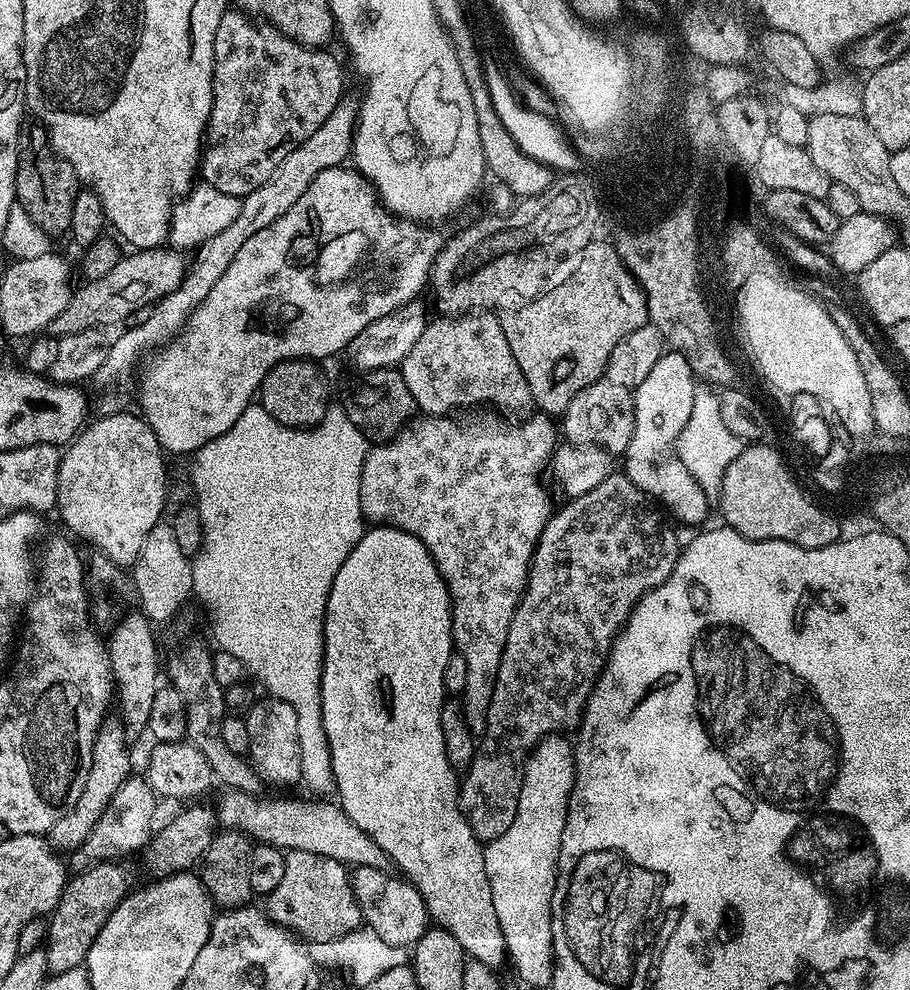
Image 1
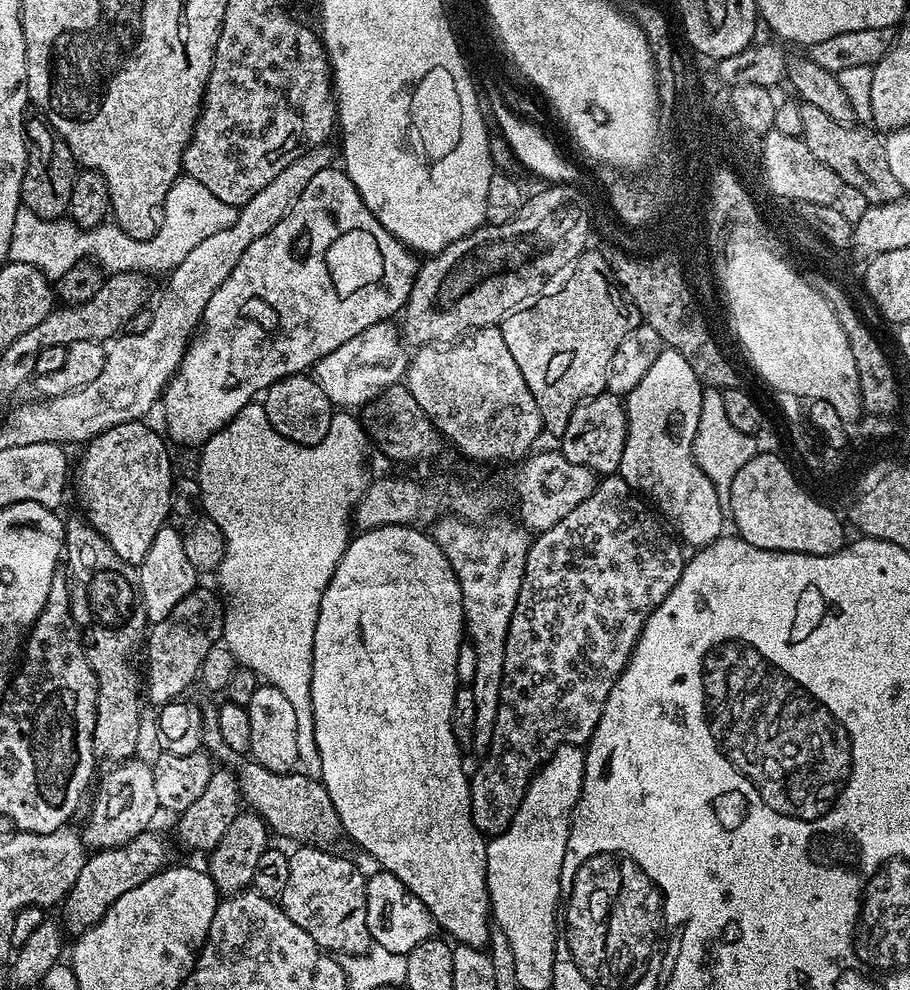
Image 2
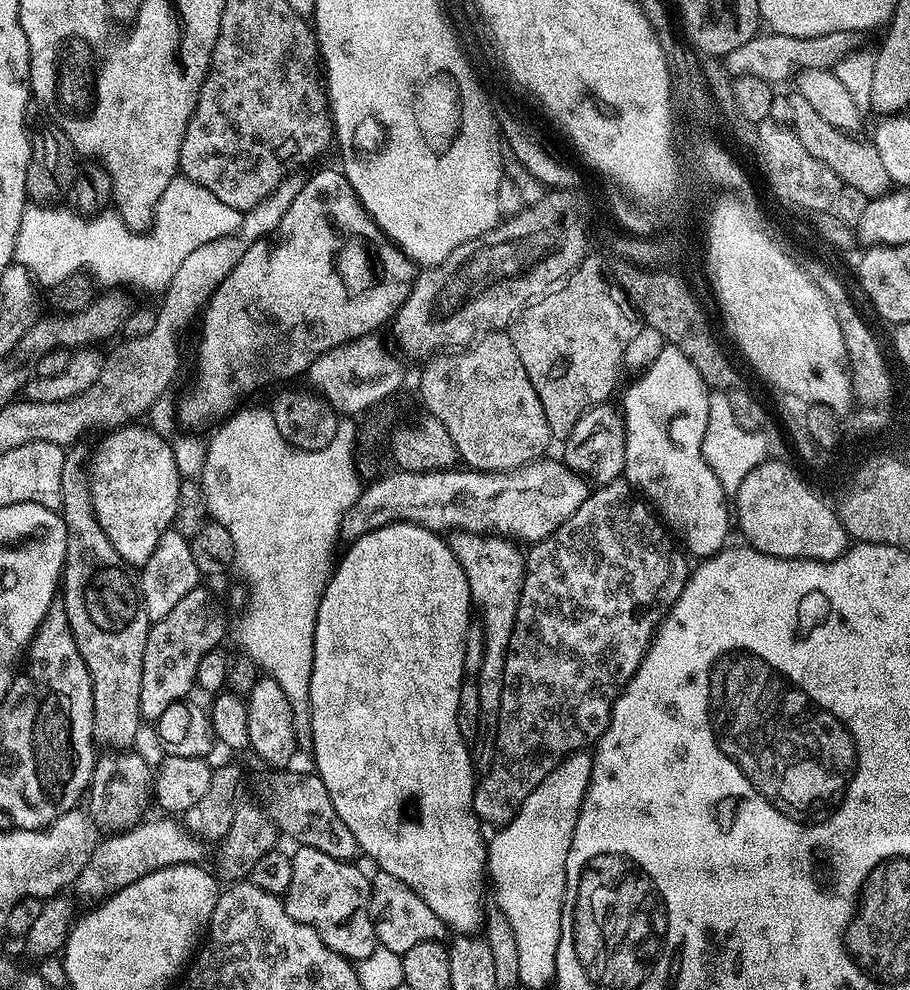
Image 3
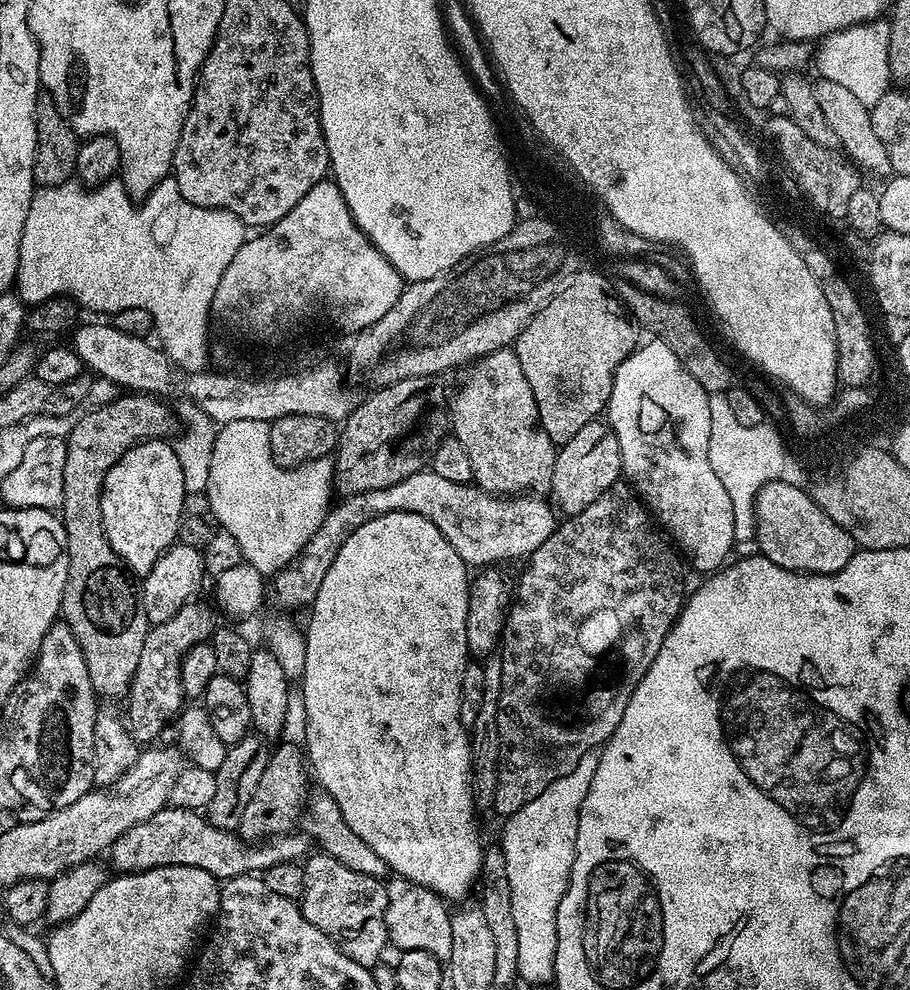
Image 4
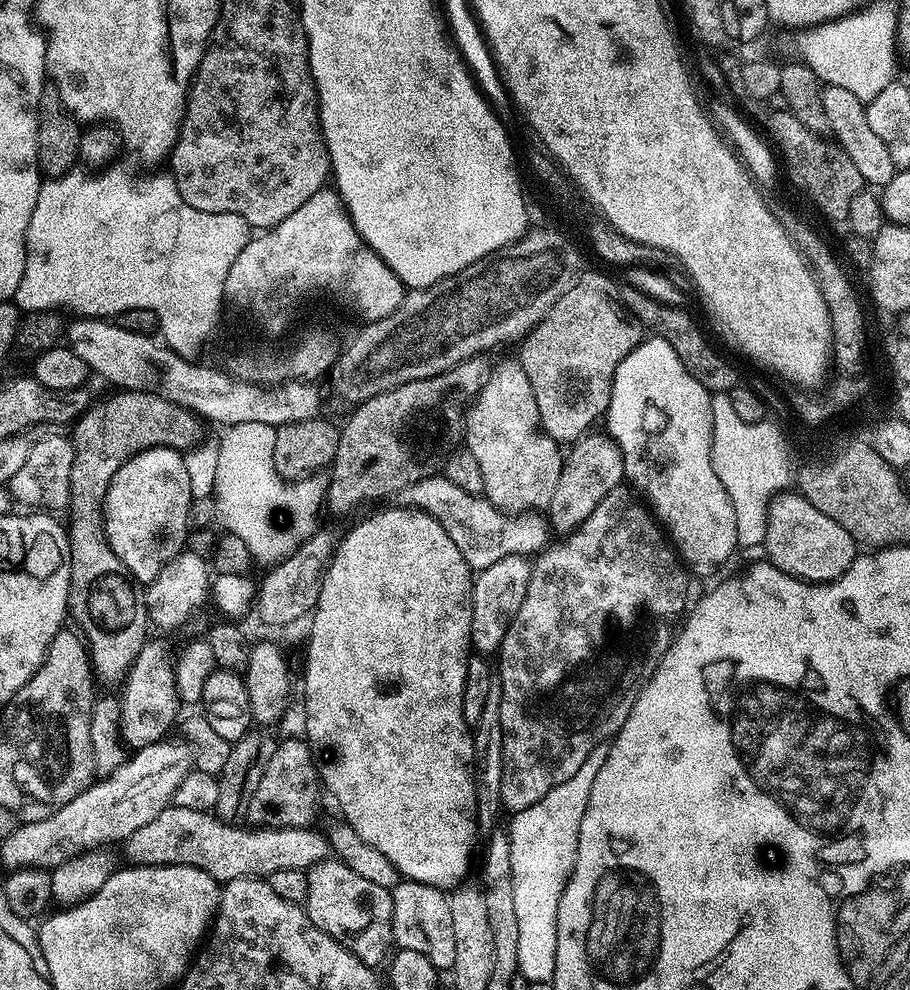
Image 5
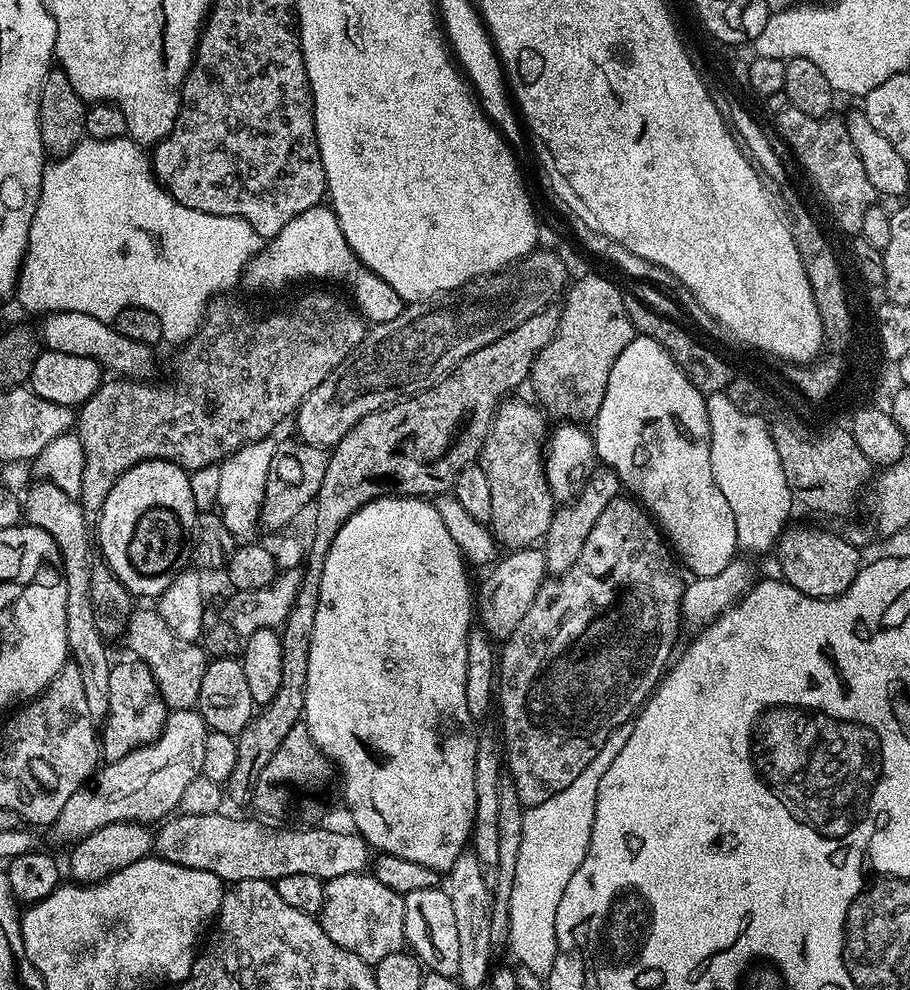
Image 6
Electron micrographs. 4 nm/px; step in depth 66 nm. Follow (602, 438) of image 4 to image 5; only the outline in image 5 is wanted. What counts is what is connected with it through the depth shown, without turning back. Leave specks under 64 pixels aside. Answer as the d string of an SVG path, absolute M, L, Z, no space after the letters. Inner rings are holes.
M585 434L571 445L572 453L567 453L564 461L564 468L560 471L558 486L554 490L554 498L550 498L546 509L547 523L551 531L571 534L594 514L594 506L610 494L610 490L621 487L624 475L624 455L620 448L612 441L607 434L592 436Z

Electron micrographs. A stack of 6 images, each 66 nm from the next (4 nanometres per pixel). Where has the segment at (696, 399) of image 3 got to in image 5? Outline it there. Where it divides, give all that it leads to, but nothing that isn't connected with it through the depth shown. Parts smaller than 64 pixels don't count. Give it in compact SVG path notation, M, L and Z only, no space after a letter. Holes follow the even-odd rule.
M653 335L641 340L633 352L622 358L612 379L612 397L606 413L606 432L624 455L627 483L646 501L687 571L700 576L708 576L715 568L722 567L738 548L734 506L712 465L712 398L713 393L686 370L673 347L662 337Z

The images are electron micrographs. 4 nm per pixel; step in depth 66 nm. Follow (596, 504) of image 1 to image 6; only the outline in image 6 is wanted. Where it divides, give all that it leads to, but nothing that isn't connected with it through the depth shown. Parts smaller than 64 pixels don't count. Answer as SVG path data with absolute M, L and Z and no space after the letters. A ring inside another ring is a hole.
M624 494L618 495L610 502L610 506L606 506L606 510L602 510L602 518L598 518L594 530L590 530L590 538L586 538L586 546L582 546L578 562L574 562L568 572L544 581L529 610L518 626L514 627L513 633L503 641L504 649L501 647L498 652L498 712L500 708L500 722L504 726L502 756L506 761L507 775L514 782L514 790L518 792L520 803L525 809L538 806L538 802L546 802L546 798L554 798L558 790L566 790L566 786L570 786L570 782L574 782L574 778L578 778L578 774L590 766L590 758L599 754L606 738L610 737L615 728L629 723L639 713L644 701L655 692L656 685L673 659L672 647L676 644L676 634L682 629L680 603L684 597L686 580L680 577L679 571L681 569L653 517L635 499Z

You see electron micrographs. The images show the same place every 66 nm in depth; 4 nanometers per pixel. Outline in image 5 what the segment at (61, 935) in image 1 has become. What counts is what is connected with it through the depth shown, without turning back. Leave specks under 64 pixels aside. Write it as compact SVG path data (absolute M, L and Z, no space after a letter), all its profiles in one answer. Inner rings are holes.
M170 806L158 814L142 830L134 830L126 841L126 852L131 863L146 868L158 866L194 866L203 872L209 872L217 882L237 880L243 876L266 878L274 874L274 870L307 870L316 864L327 861L330 856L330 840L327 835L310 828L270 828L267 826L247 826L239 828L239 823L222 820L212 812L202 810L186 810Z

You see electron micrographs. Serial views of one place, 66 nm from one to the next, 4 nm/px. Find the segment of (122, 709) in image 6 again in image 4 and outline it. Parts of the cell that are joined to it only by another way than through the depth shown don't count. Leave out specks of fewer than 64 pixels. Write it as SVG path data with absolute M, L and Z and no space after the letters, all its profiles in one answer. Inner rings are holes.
M193 598L182 606L182 610L178 610L178 614L174 614L174 618L149 627L142 658L138 658L138 670L126 697L126 723L129 732L138 742L154 739L167 726L168 720L170 724L177 719L186 700L180 681L180 663L195 644L211 641L218 627L217 609L211 606L203 604L200 598Z

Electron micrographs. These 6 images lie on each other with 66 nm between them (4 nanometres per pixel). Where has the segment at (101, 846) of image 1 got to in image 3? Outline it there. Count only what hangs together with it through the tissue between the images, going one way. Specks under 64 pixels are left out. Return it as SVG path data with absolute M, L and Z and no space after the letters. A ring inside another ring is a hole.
M104 750L97 755L92 771L92 783L86 793L87 811L104 830L123 830L141 823L145 815L146 784L151 783L153 769L139 756L136 750Z

